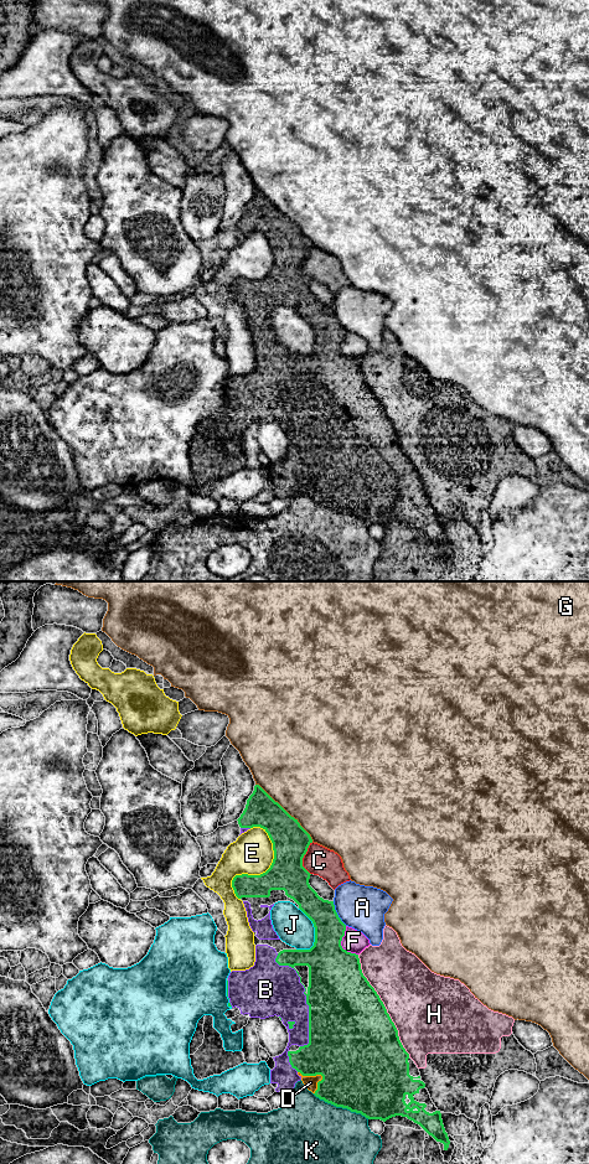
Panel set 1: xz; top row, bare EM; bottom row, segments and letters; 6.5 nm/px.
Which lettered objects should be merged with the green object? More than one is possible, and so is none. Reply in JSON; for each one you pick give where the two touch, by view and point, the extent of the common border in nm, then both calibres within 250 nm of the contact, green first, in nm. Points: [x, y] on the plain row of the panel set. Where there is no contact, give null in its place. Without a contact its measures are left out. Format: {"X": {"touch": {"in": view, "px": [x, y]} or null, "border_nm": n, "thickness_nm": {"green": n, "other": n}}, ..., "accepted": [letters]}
{"B": {"touch": {"in": "xz", "px": [305, 399]}, "border_nm": 650, "thickness_nm": {"green": 440, "other": 340}}, "accepted": ["B"]}

